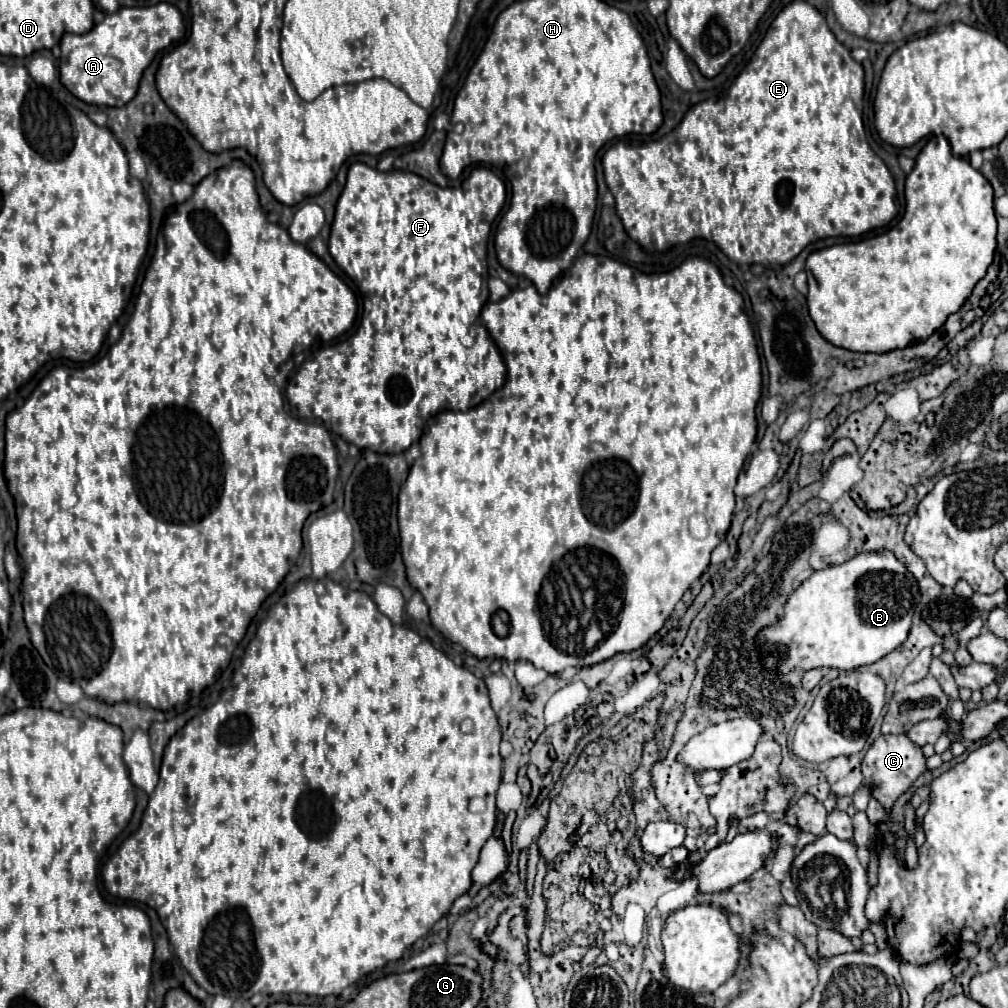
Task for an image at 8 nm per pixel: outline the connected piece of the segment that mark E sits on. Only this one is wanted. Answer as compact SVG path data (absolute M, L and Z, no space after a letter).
M806 1L788 3L778 17L768 27L762 43L752 55L752 61L742 69L742 73L730 85L726 97L720 101L700 101L686 111L682 121L664 137L656 141L646 141L642 145L626 145L614 143L602 155L604 177L608 189L616 199L616 213L624 223L626 233L638 241L646 251L664 251L670 245L686 243L694 237L706 237L714 241L732 261L744 265L760 263L760 265L786 265L790 263L806 245L824 239L824 237L858 237L872 229L888 225L899 213L895 180L892 173L884 165L884 161L870 149L862 119L862 101L864 95L864 69L858 61L852 59L850 49L846 49L834 33L828 29L826 19L820 11Z

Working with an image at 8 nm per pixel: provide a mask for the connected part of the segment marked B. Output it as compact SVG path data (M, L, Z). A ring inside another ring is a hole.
M890 551L858 553L850 561L844 561L840 565L830 565L822 571L814 571L790 595L782 619L778 619L778 623L770 627L764 627L762 635L758 635L758 649L762 651L762 667L770 671L788 673L792 669L806 671L814 667L852 671L862 665L870 665L906 641L910 633L912 613L918 601L920 601L920 589L914 575L910 575L910 571Z

